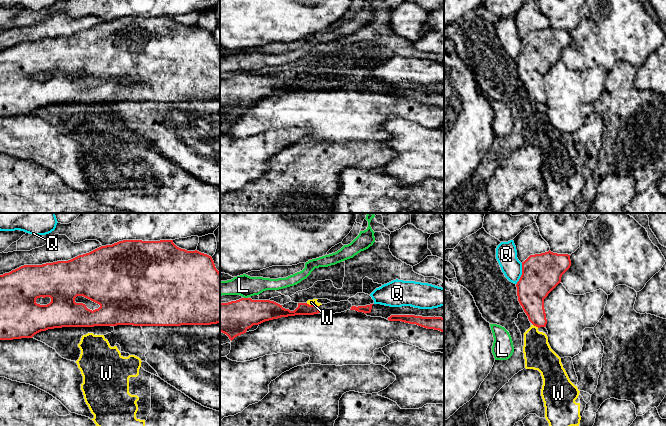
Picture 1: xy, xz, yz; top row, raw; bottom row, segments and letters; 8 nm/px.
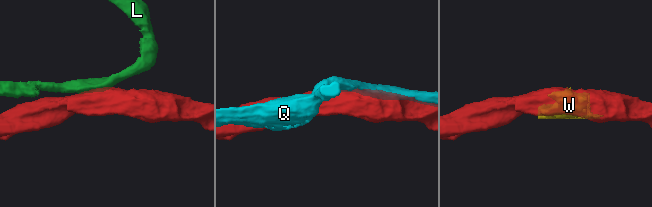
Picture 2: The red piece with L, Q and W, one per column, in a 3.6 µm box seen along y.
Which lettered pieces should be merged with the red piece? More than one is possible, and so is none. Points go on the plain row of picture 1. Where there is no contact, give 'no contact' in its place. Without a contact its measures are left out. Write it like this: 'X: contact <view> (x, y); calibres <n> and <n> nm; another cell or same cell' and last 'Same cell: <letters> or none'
L: contact xz (246, 74); calibres 280 and 170 nm; another cell
Q: contact yz (522, 50); calibres 320 and 180 nm; another cell
W: contact xz (312, 81); calibres 100 and 50 nm; another cell
Same cell: none

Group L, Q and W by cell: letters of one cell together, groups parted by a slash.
L / Q / W

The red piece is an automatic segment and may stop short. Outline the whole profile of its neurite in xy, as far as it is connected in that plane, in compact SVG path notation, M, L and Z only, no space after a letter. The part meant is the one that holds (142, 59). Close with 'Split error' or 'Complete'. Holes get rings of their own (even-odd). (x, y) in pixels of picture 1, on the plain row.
M123 16L112 21L101 22L89 29L79 31L68 37L57 37L53 39L46 39L42 41L24 41L9 49L0 51L0 116L13 116L21 114L32 114L35 110L46 107L48 105L62 104L62 103L94 103L94 102L117 102L117 101L133 101L133 102L181 102L181 101L211 101L220 99L220 48L216 45L214 37L211 32L201 29L197 26L187 27L177 23L173 16L160 16L160 17L142 17L142 16ZM83 72L100 81L98 85L90 86L83 79L76 79L75 74ZM40 73L50 73L51 78L47 81L40 81L36 79L36 75Z. Complete

